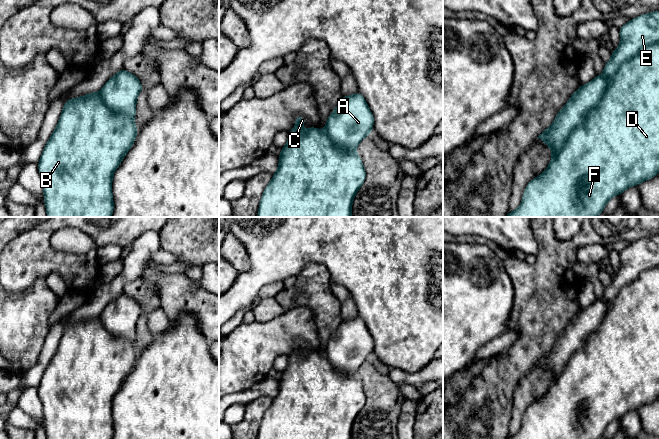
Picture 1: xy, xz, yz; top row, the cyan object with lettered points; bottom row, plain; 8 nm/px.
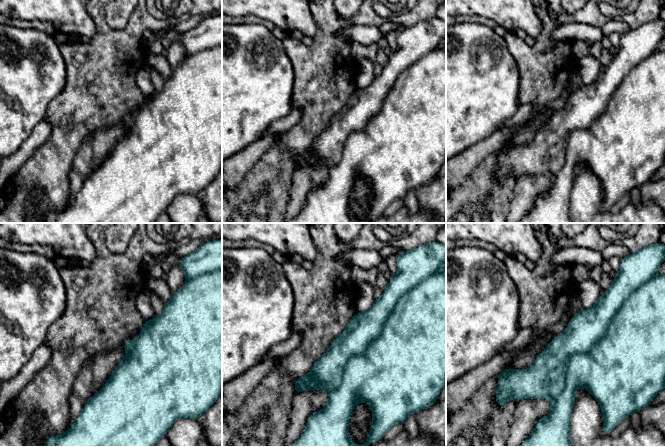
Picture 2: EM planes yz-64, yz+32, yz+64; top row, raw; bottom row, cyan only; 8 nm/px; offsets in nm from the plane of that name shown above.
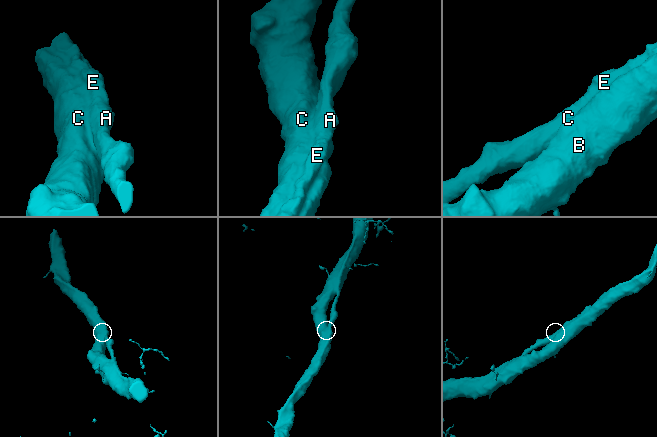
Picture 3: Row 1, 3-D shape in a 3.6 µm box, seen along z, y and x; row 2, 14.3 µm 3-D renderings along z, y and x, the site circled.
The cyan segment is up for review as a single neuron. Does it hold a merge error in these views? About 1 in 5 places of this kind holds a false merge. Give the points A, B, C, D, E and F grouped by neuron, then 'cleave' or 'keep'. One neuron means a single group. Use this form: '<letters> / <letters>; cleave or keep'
A B C D E F; keep

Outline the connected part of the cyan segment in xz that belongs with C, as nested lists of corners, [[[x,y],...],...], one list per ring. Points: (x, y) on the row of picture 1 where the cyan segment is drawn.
[[[357,91],[353,95],[342,96],[327,118],[324,131],[318,127],[302,131],[300,126],[306,122],[301,115],[295,118],[295,127],[288,132],[288,141],[279,153],[278,169],[260,199],[257,217],[352,217],[354,197],[366,179],[366,170],[355,151],[359,143],[371,135],[374,115],[365,98]]]

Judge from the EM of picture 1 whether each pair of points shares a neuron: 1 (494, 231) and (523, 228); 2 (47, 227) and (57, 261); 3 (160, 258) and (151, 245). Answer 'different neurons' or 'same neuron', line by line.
1: same neuron
2: same neuron
3: different neurons

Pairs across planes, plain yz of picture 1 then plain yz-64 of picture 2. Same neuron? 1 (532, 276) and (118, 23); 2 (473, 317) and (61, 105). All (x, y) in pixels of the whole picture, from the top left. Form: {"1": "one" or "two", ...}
{"1": "two", "2": "two"}

